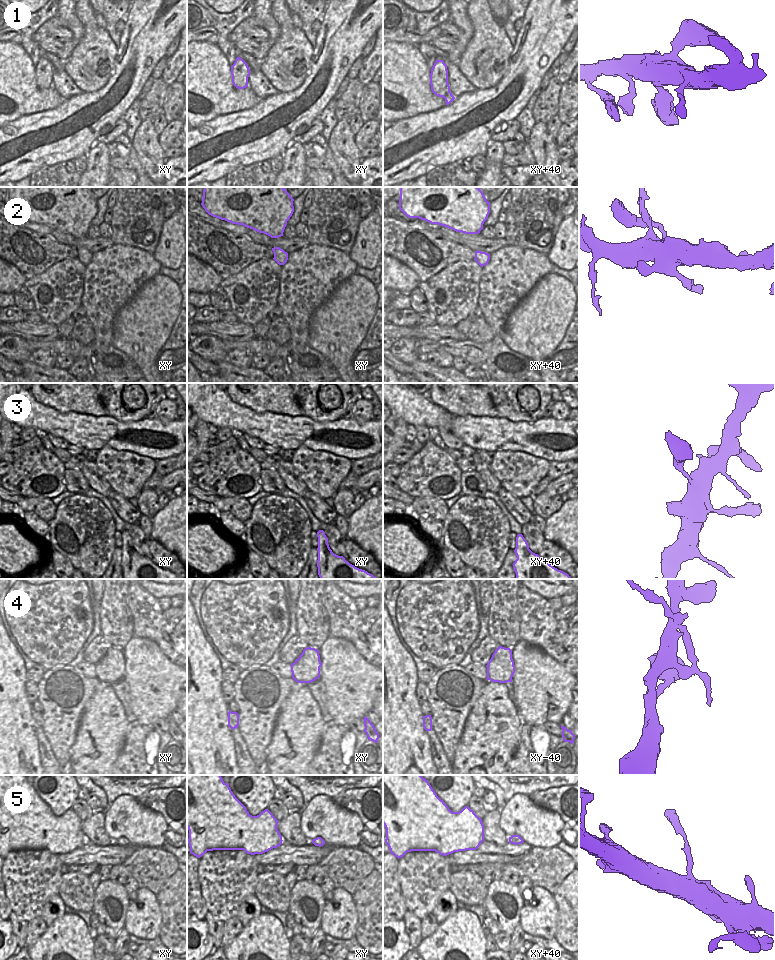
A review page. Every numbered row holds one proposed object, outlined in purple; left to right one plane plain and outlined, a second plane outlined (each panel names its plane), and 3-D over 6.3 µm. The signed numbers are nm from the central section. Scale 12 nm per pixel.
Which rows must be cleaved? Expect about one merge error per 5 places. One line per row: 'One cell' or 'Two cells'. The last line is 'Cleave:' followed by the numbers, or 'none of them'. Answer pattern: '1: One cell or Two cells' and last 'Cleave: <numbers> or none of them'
1: One cell
2: One cell
3: One cell
4: Two cells
5: One cell
Cleave: 4.

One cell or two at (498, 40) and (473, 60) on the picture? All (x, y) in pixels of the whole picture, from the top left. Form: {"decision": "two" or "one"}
{"decision": "one"}

